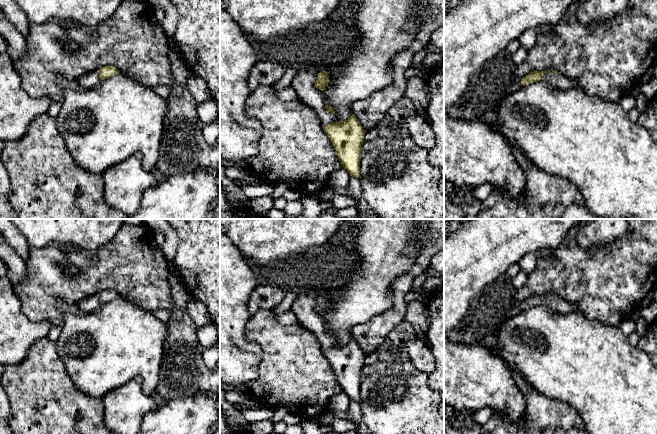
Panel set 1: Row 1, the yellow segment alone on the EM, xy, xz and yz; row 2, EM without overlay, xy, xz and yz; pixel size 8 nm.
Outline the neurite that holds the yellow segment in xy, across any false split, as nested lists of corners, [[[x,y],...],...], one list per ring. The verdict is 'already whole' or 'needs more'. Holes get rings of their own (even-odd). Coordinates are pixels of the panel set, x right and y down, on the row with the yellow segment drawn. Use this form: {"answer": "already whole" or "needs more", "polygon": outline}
{"answer": "needs more", "polygon": [[[113,66],[101,67],[98,71],[92,71],[82,77],[80,77],[76,82],[83,88],[93,88],[101,80],[108,79],[120,71]]]}

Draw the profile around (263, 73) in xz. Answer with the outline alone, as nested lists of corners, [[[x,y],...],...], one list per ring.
[[[258,61],[248,75],[247,86],[251,91],[261,85],[273,86],[283,76],[285,69],[279,63]]]

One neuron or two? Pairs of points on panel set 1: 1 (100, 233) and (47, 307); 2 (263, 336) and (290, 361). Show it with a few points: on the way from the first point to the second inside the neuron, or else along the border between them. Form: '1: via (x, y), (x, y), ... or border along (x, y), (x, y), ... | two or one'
1: border along (110, 240), (92, 249), (65, 246) | two
2: via (270, 341), (283, 354) | one

